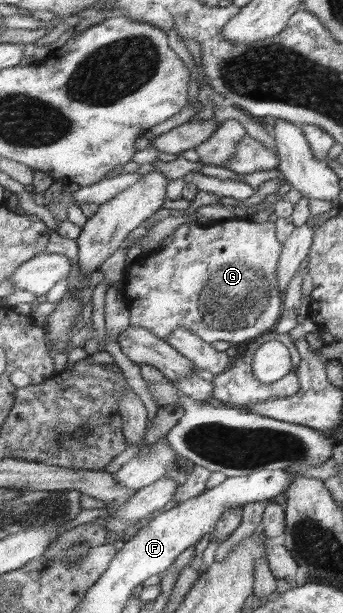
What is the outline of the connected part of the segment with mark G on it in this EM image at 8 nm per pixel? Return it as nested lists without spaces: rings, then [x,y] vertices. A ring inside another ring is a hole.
[[[246,218],[225,219],[211,225],[186,222],[172,234],[172,242],[164,249],[142,254],[126,269],[121,292],[130,308],[130,322],[147,328],[154,336],[166,340],[177,330],[187,328],[204,342],[225,340],[231,344],[246,342],[272,332],[284,312],[284,293],[279,286],[279,260],[283,246],[278,240],[275,224],[256,224]]]

